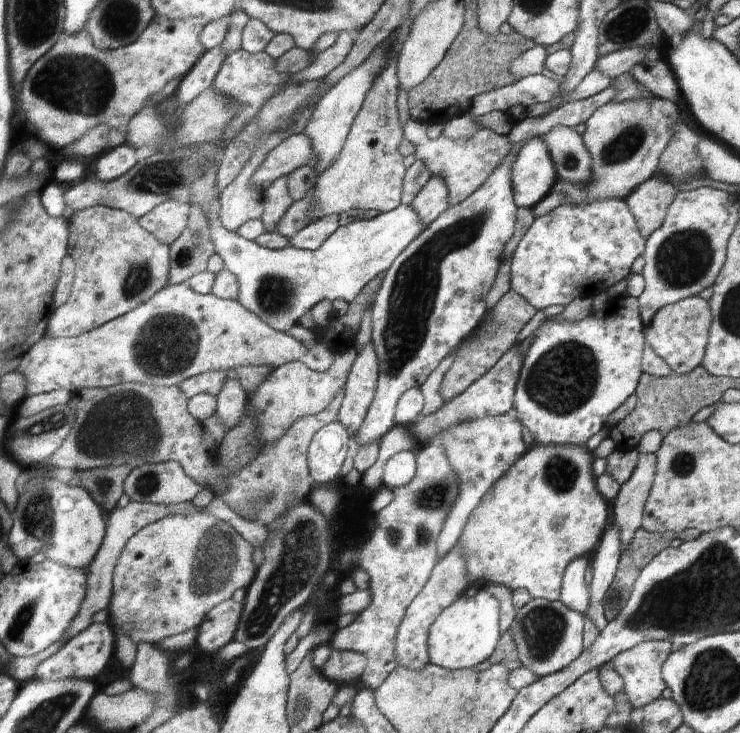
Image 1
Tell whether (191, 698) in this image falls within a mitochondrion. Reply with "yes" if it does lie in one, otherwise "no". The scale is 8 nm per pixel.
no

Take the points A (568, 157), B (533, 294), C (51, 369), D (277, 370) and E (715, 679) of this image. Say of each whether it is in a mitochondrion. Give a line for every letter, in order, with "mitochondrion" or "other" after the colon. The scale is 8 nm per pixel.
A: mitochondrion
B: other
C: other
D: other
E: mitochondrion

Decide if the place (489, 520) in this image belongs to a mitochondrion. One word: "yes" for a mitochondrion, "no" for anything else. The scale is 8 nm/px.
no

